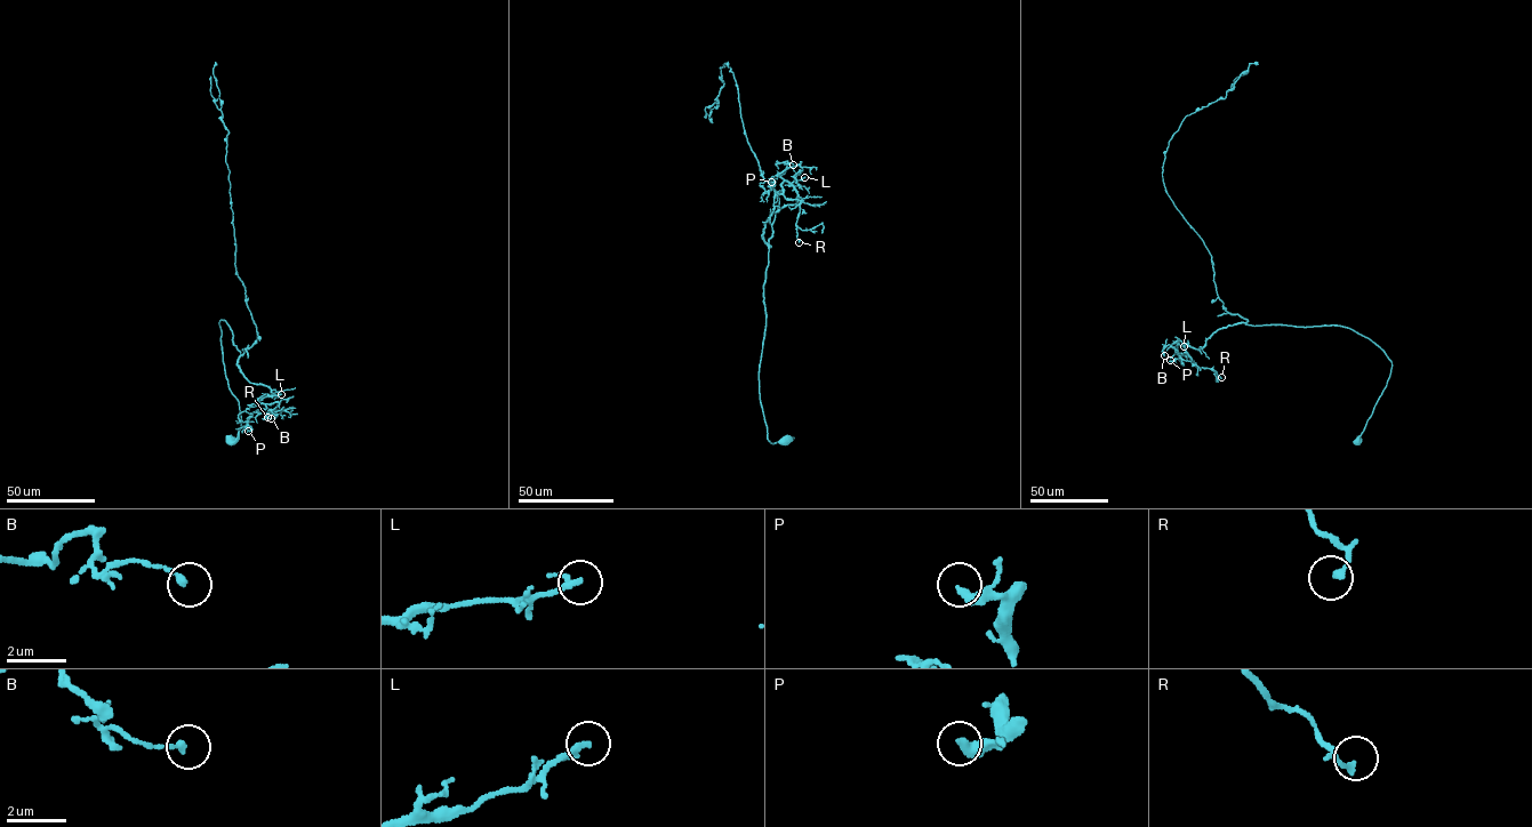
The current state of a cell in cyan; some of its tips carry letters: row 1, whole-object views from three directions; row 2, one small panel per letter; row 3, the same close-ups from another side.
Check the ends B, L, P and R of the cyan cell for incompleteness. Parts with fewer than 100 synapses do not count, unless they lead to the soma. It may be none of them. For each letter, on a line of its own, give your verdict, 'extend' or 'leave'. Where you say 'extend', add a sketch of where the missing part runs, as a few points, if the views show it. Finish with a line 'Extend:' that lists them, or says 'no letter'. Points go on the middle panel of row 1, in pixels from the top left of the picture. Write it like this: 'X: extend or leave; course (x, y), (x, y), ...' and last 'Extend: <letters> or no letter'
B: leave
L: leave
P: leave
R: leave
Extend: no letter

